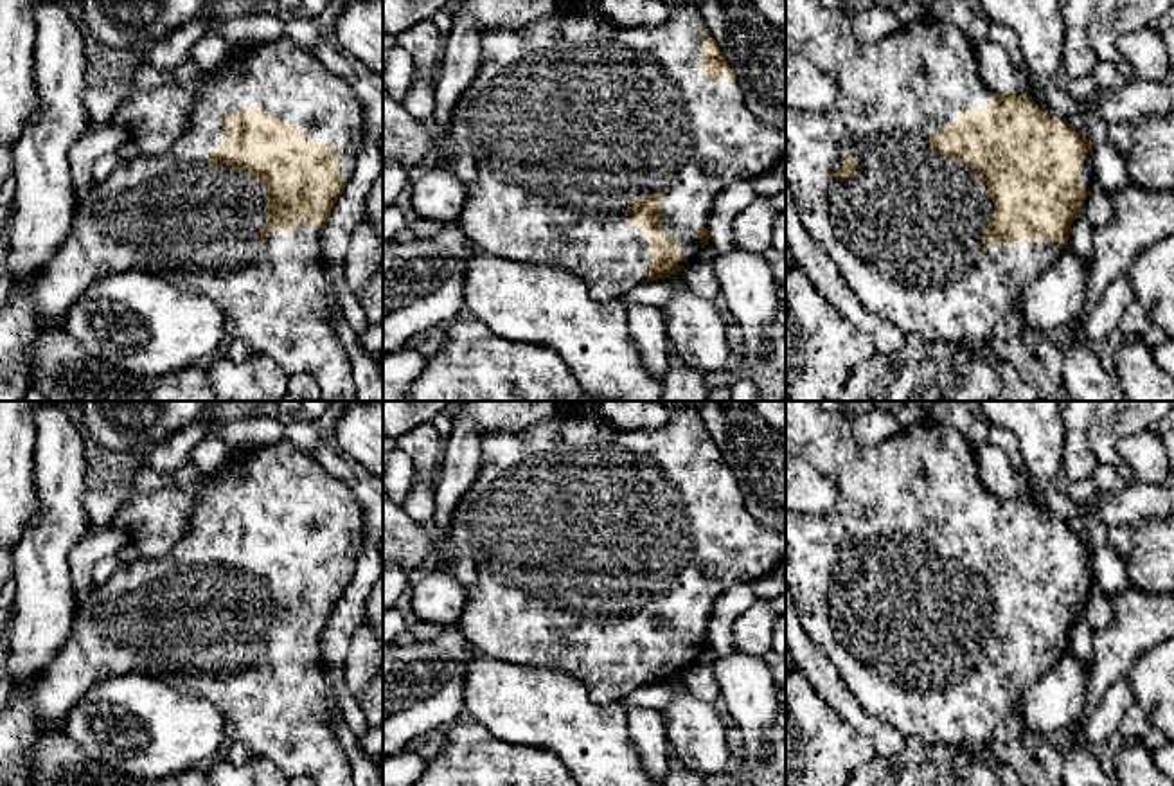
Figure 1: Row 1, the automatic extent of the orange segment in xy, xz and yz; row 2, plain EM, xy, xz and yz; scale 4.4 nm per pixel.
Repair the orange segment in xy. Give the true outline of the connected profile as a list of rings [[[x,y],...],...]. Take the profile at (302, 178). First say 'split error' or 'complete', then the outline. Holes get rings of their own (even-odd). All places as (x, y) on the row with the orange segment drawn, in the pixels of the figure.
split error | [[[288,36],[246,45],[239,58],[230,54],[194,94],[194,113],[174,144],[160,155],[120,162],[102,183],[93,183],[77,200],[72,227],[47,268],[27,286],[13,288],[0,308],[0,401],[22,401],[31,389],[40,326],[47,318],[65,324],[68,309],[93,282],[128,270],[212,299],[223,309],[227,335],[246,342],[252,354],[271,358],[288,376],[309,374],[320,387],[320,401],[354,401],[349,351],[329,322],[338,295],[322,263],[322,228],[367,140],[352,86]]]

